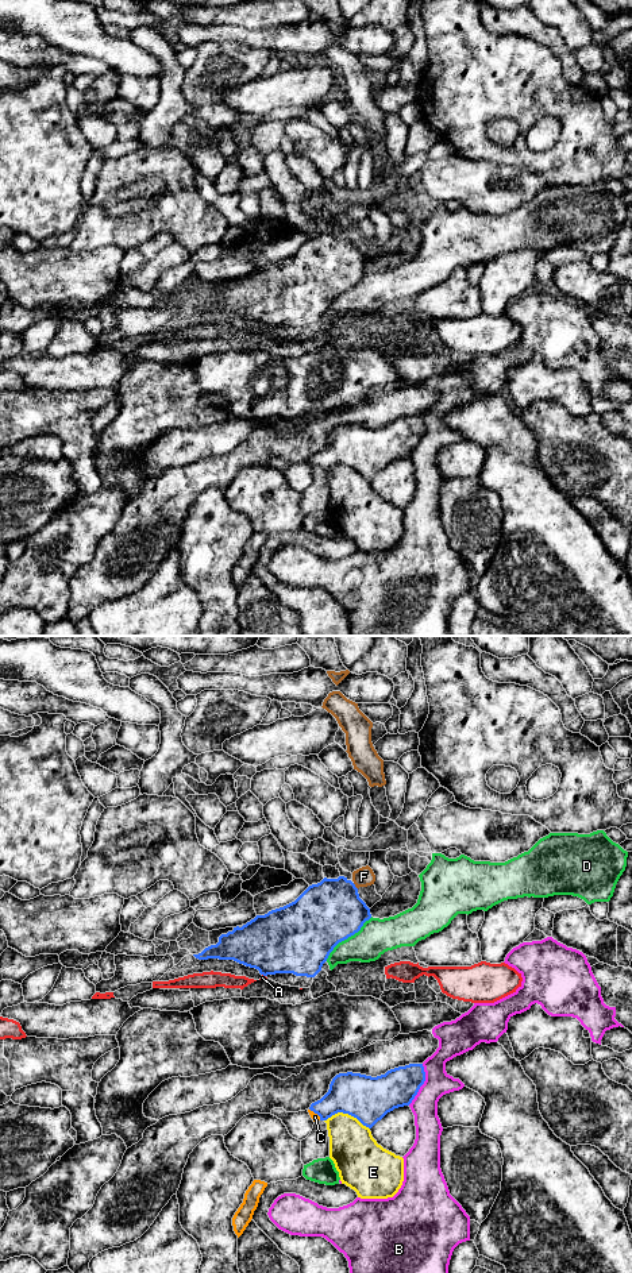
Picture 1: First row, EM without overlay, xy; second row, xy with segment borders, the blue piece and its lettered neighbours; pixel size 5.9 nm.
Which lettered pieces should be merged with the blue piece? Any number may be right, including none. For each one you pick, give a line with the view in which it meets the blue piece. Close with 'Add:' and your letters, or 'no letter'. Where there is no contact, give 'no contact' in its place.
Add: no letter

